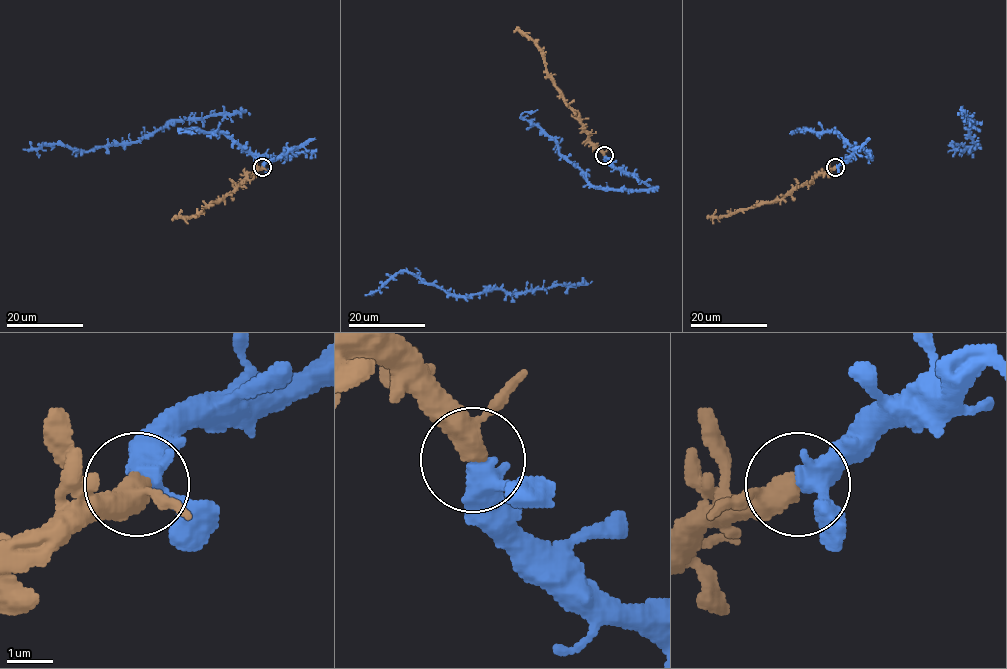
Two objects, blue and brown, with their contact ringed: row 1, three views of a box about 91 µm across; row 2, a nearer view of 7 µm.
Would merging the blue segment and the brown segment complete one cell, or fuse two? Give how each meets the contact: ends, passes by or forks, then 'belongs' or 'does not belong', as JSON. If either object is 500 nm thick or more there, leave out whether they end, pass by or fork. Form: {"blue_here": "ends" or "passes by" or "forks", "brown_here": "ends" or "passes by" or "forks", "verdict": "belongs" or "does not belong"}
{"blue_here": "passes by", "brown_here": "passes by", "verdict": "belongs"}

